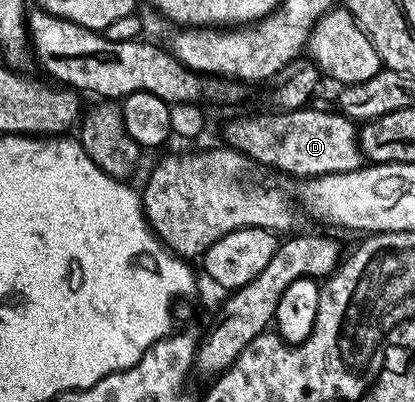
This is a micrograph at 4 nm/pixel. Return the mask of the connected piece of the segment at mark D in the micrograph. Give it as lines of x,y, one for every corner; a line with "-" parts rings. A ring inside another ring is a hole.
314,105
297,111
275,110
271,114
246,115
243,119
232,120
222,131
225,146
244,153
255,164
275,167
286,175
298,175
299,180
348,173
363,166
355,120
334,109
317,111

